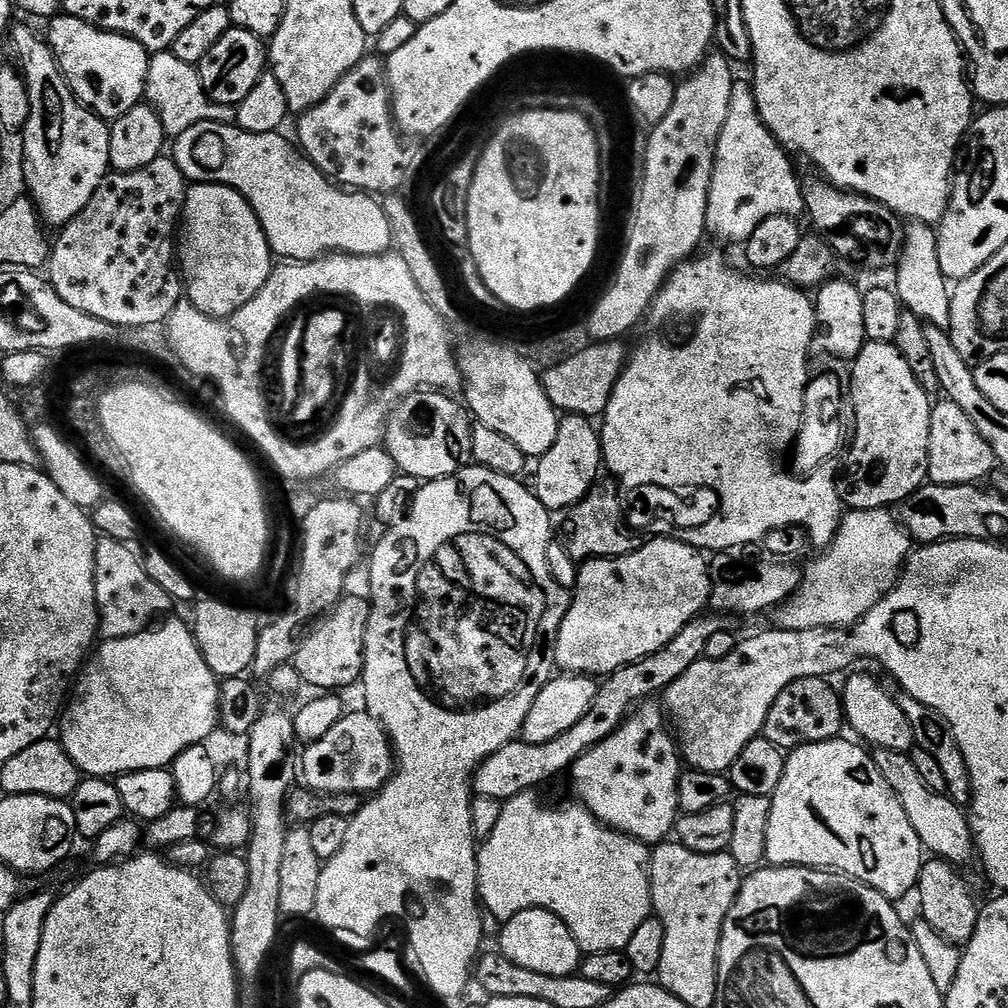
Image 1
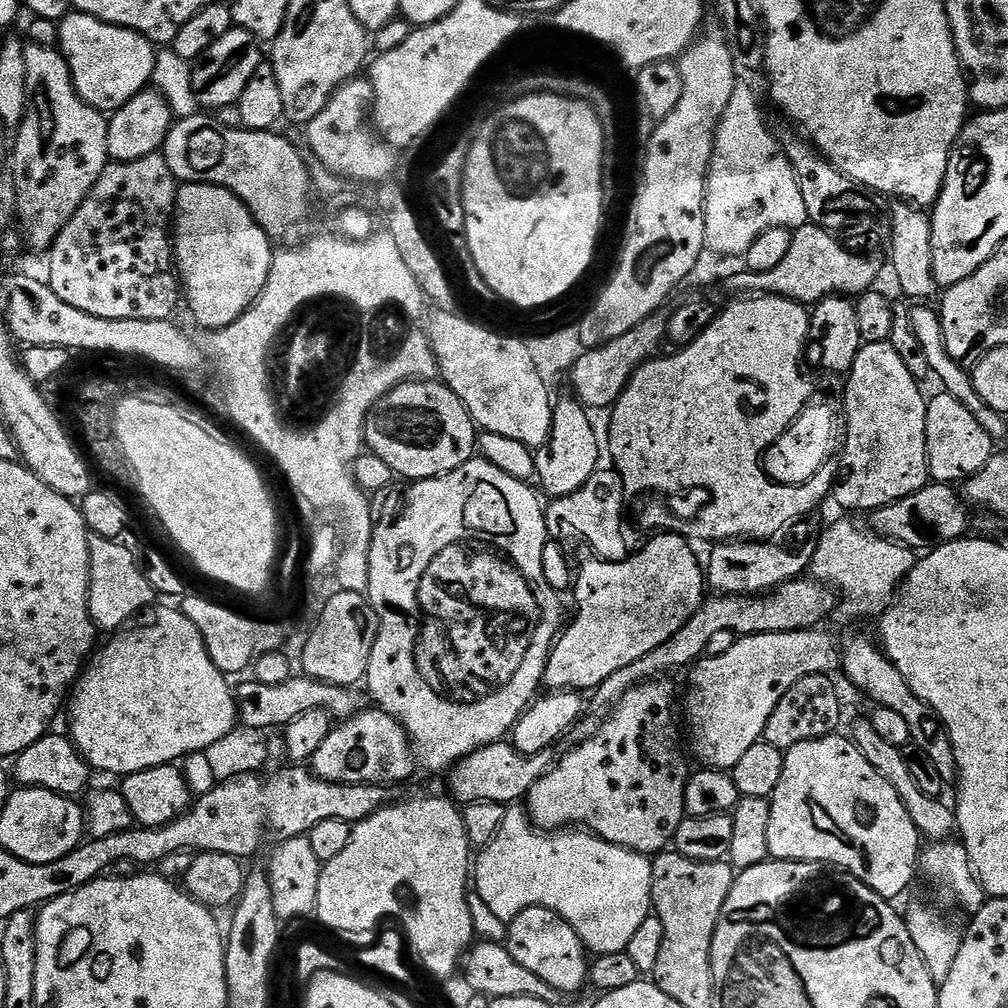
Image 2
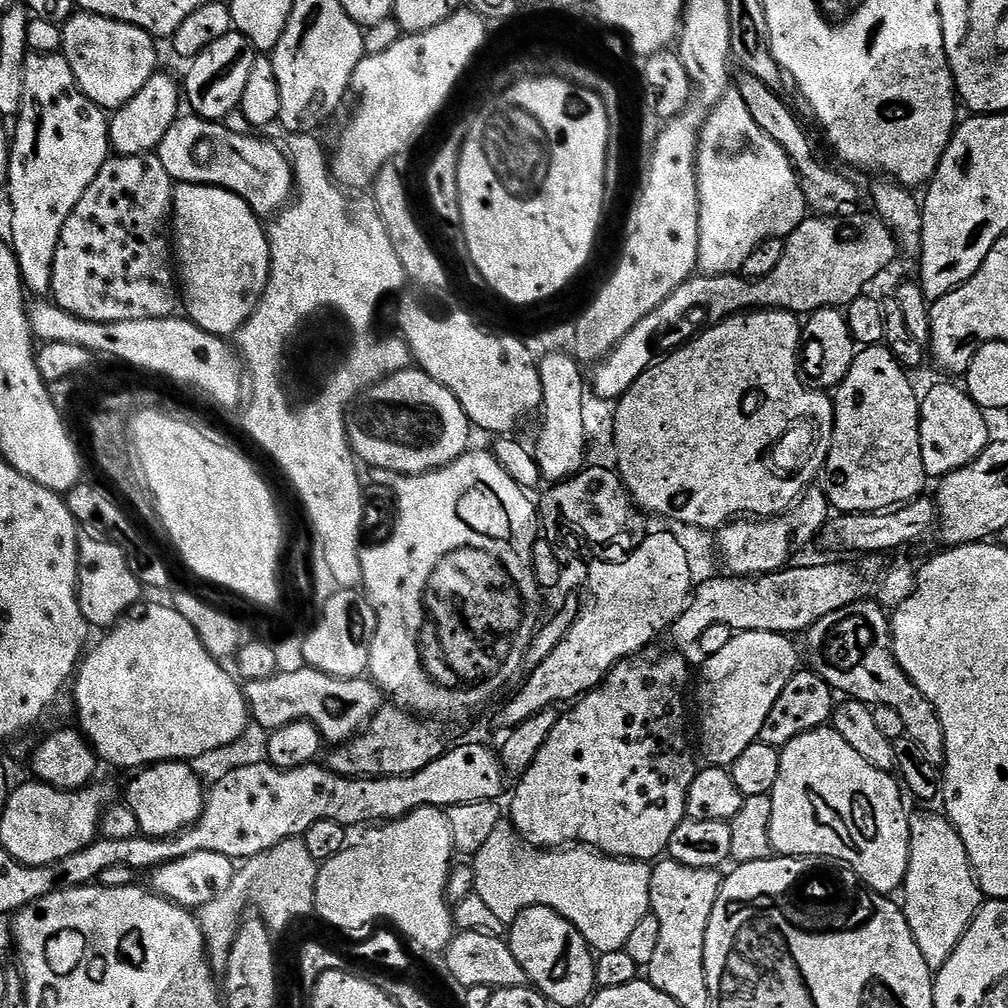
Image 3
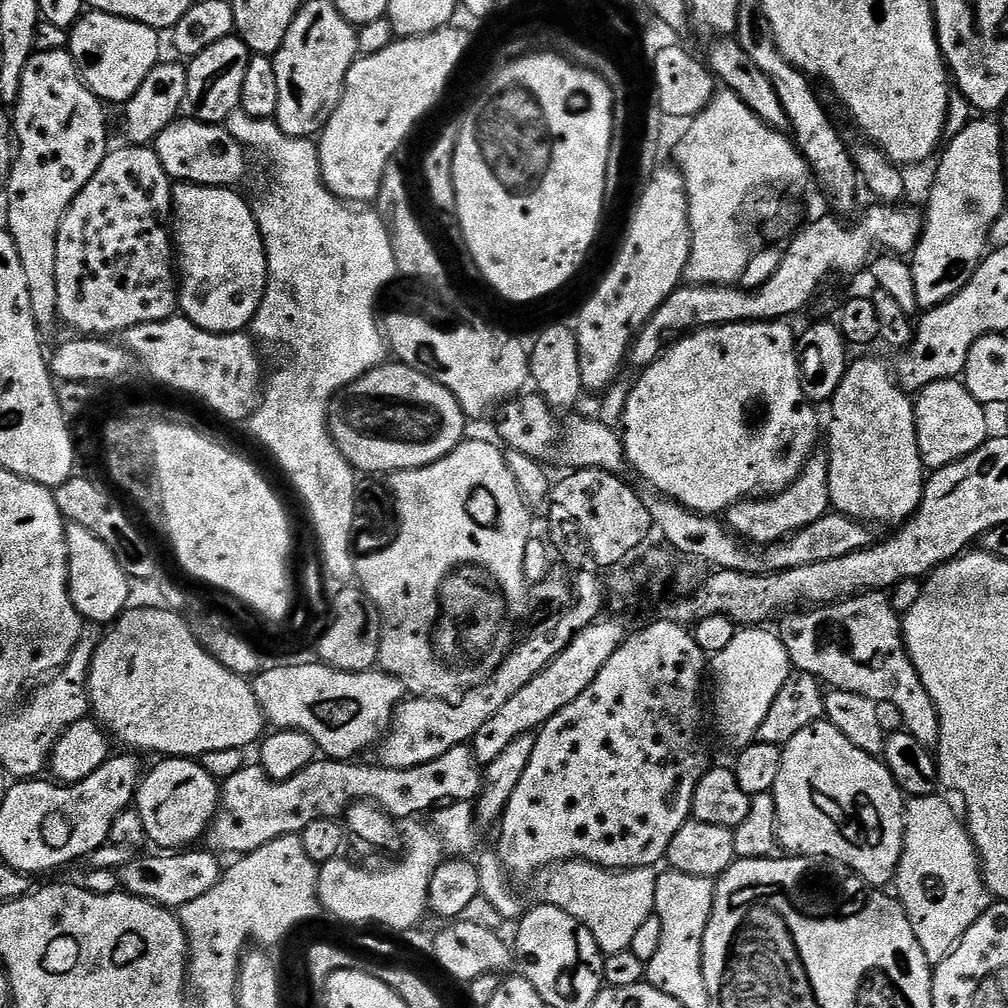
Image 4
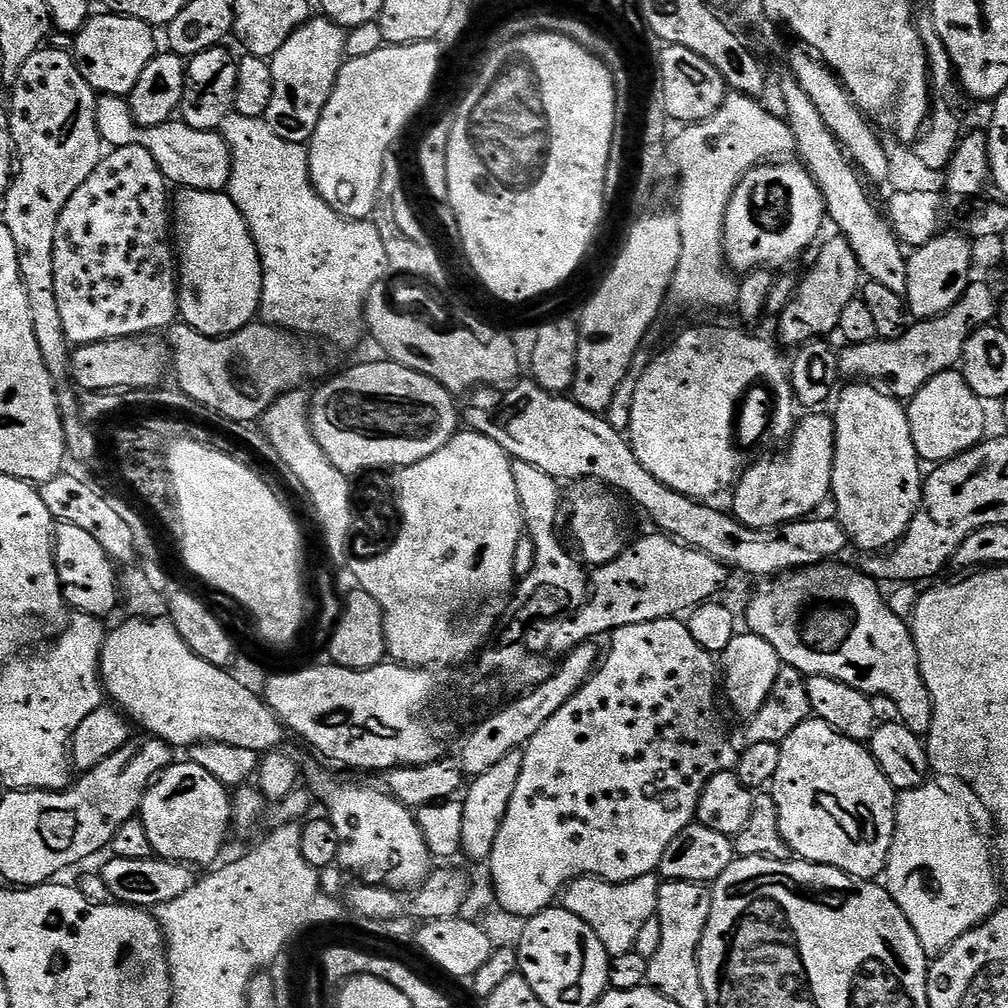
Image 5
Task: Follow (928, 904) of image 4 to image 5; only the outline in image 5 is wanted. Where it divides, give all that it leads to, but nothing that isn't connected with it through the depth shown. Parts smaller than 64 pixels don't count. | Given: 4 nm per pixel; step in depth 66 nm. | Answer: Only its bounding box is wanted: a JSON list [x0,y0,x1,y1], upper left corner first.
[886,782,1002,952]

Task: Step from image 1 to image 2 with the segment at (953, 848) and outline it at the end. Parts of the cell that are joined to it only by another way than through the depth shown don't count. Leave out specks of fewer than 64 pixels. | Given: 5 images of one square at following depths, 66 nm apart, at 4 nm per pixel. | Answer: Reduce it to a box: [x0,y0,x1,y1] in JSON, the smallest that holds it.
[850,718,956,842]

